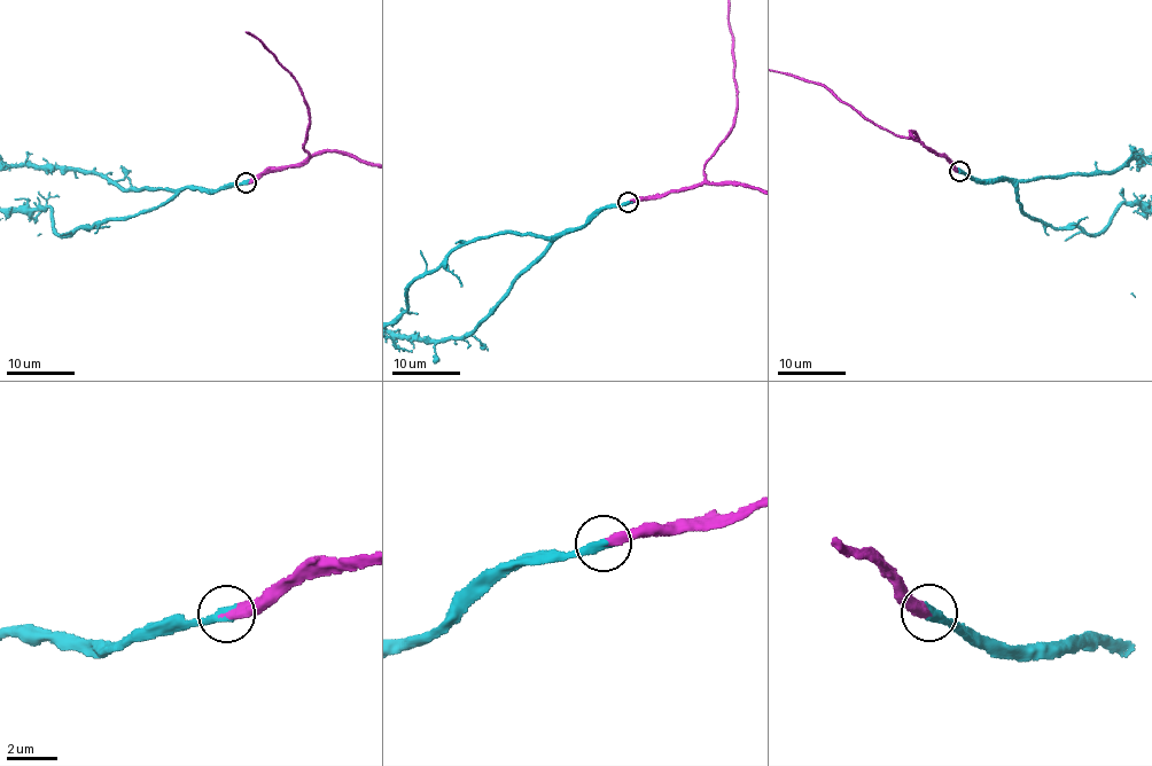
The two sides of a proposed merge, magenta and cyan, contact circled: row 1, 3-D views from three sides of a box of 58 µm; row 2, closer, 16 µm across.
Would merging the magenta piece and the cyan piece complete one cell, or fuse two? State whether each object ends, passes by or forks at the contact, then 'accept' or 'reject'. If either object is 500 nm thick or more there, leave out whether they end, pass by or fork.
magenta ends; cyan ends; accept

